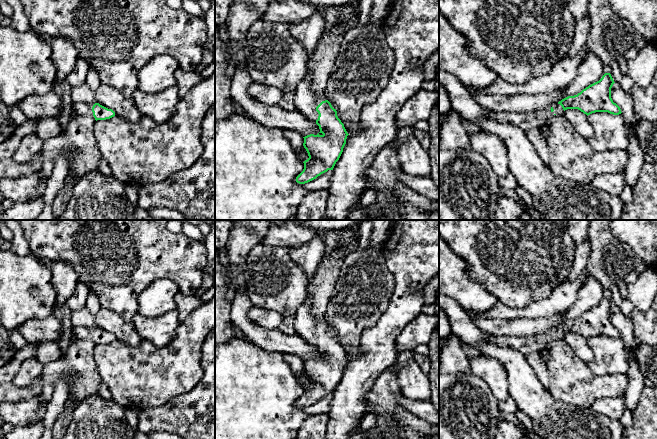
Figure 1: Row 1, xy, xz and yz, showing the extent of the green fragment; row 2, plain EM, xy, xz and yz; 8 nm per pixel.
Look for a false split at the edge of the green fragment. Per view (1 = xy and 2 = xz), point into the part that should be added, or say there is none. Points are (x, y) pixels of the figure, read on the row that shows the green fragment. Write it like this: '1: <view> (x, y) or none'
1: xy (81, 109)
2: xz (305, 100)

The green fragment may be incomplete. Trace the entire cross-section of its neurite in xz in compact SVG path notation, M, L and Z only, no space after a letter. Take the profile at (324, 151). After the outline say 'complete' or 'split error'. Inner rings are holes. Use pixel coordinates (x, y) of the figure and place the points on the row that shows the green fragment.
M306 76L295 89L296 110L308 120L315 121L320 132L304 138L303 146L309 158L305 160L303 171L296 177L299 184L308 183L328 170L333 170L339 160L349 135L337 111L323 96L318 98L310 88L311 79Z; split error

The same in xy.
M74 103L72 111L78 116L93 115L96 121L110 119L115 116L112 109L108 109L99 103L95 103L93 106L86 103Z; split error

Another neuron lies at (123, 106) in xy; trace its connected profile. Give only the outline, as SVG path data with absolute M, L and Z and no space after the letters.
M101 84L95 91L95 98L97 103L112 109L115 115L125 120L134 122L142 116L138 112L132 98L123 95L112 86Z

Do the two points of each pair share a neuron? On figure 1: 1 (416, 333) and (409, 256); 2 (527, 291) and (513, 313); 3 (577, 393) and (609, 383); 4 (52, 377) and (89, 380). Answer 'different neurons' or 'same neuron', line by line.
1: different neurons
2: different neurons
3: same neuron
4: same neuron

